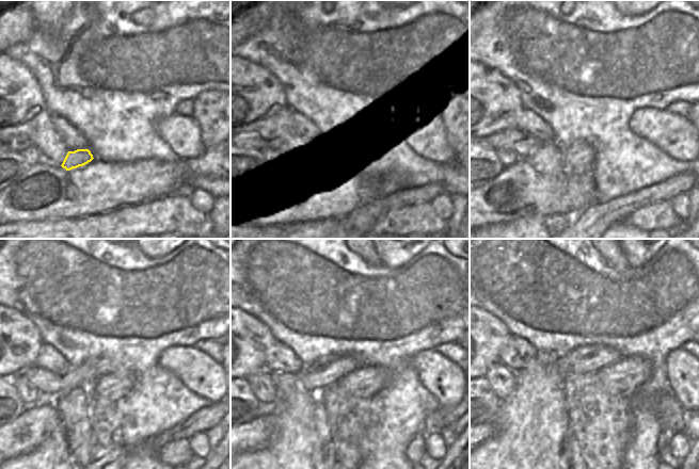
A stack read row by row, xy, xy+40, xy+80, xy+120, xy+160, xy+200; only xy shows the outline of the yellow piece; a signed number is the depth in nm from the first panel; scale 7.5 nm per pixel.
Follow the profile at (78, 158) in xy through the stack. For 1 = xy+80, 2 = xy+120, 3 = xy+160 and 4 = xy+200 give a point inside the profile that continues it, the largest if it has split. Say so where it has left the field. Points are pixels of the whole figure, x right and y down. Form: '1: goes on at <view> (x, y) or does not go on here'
1: goes on at xy+80 (580, 156)
2: goes on at xy+120 (113, 386)
3: goes on at xy+160 (365, 382)
4: goes on at xy+200 (623, 377)

